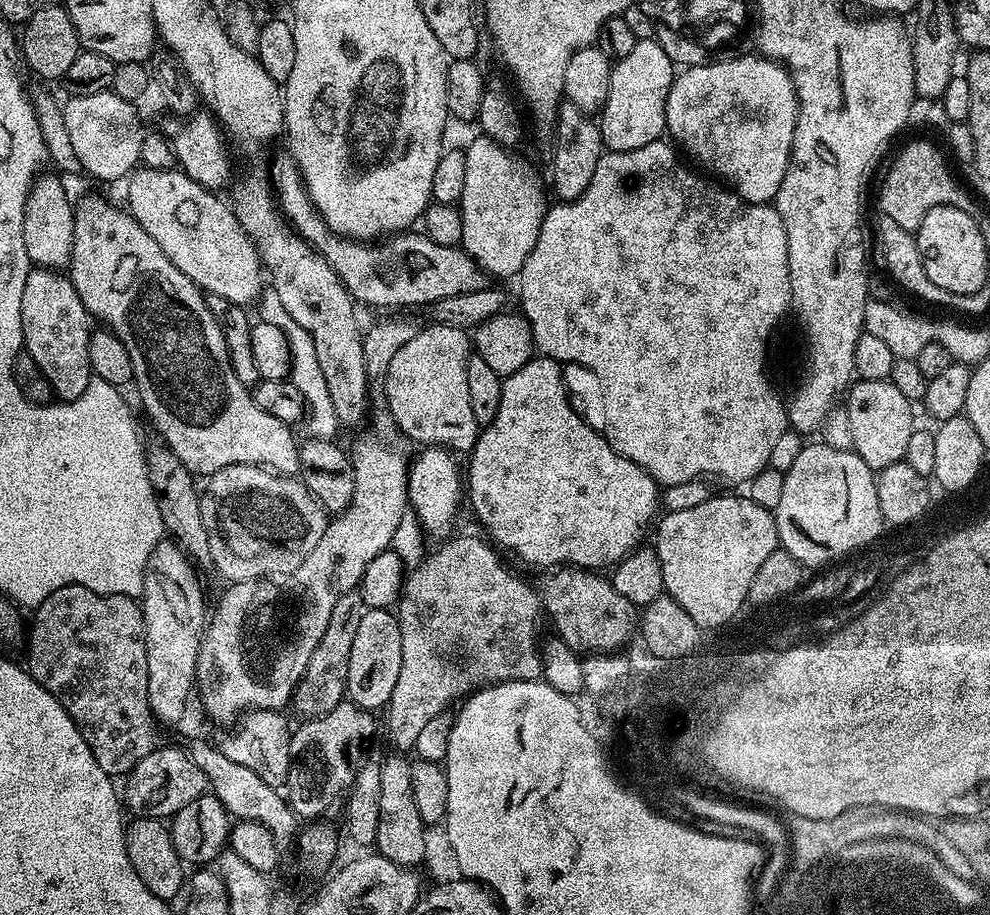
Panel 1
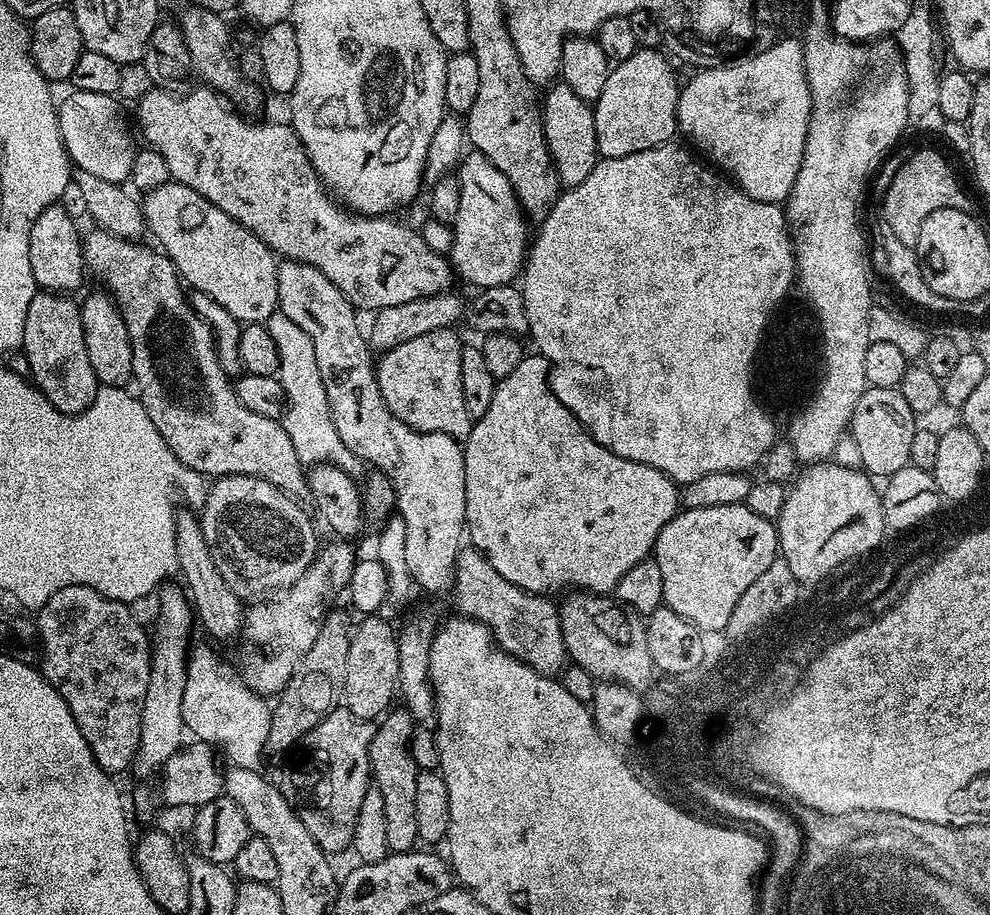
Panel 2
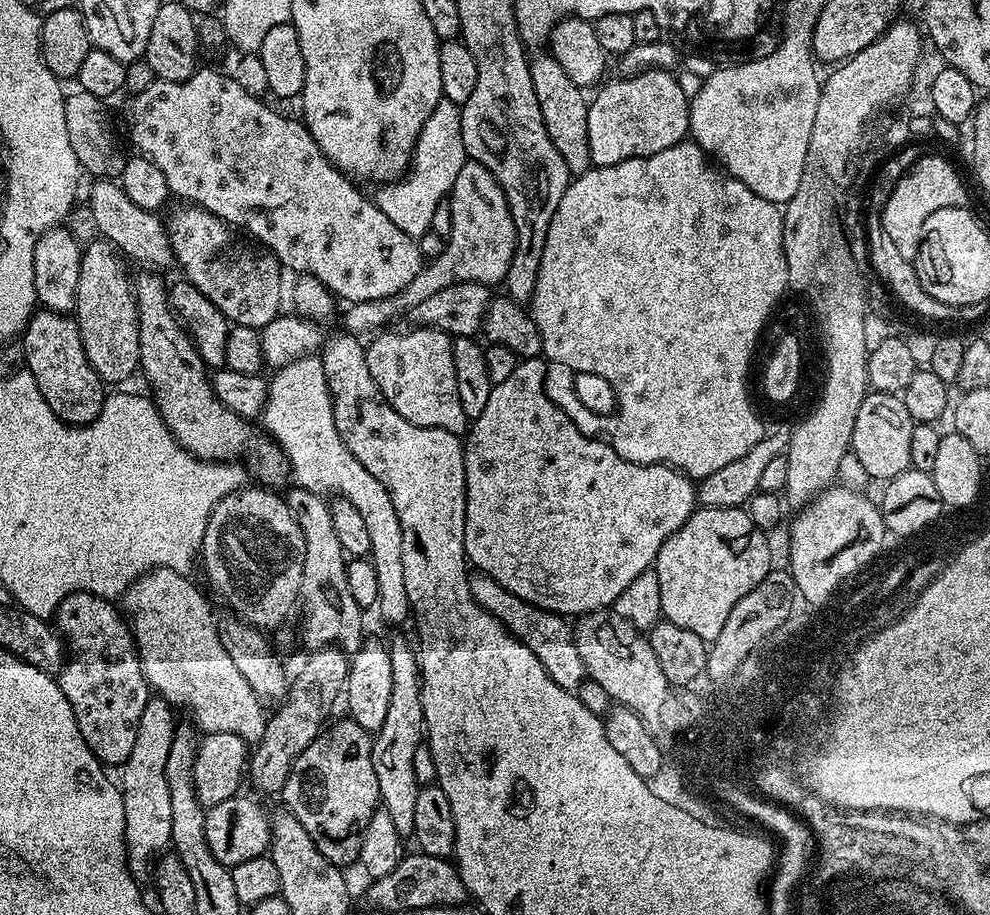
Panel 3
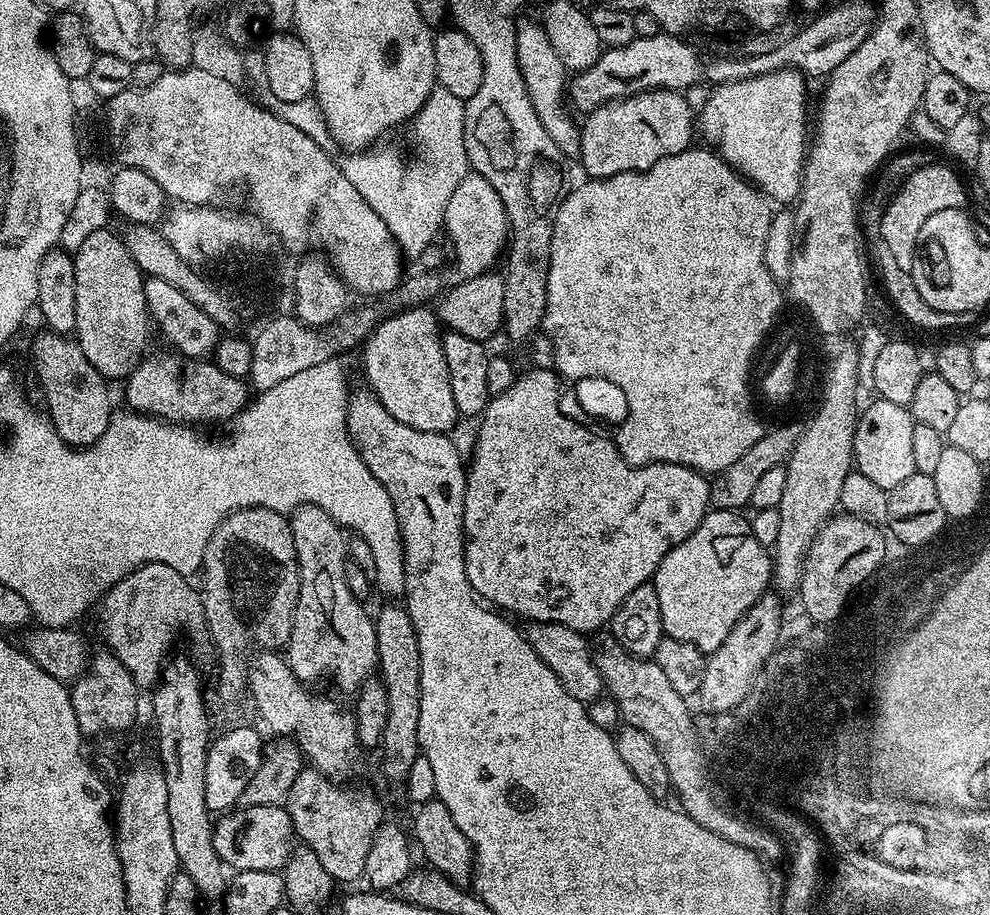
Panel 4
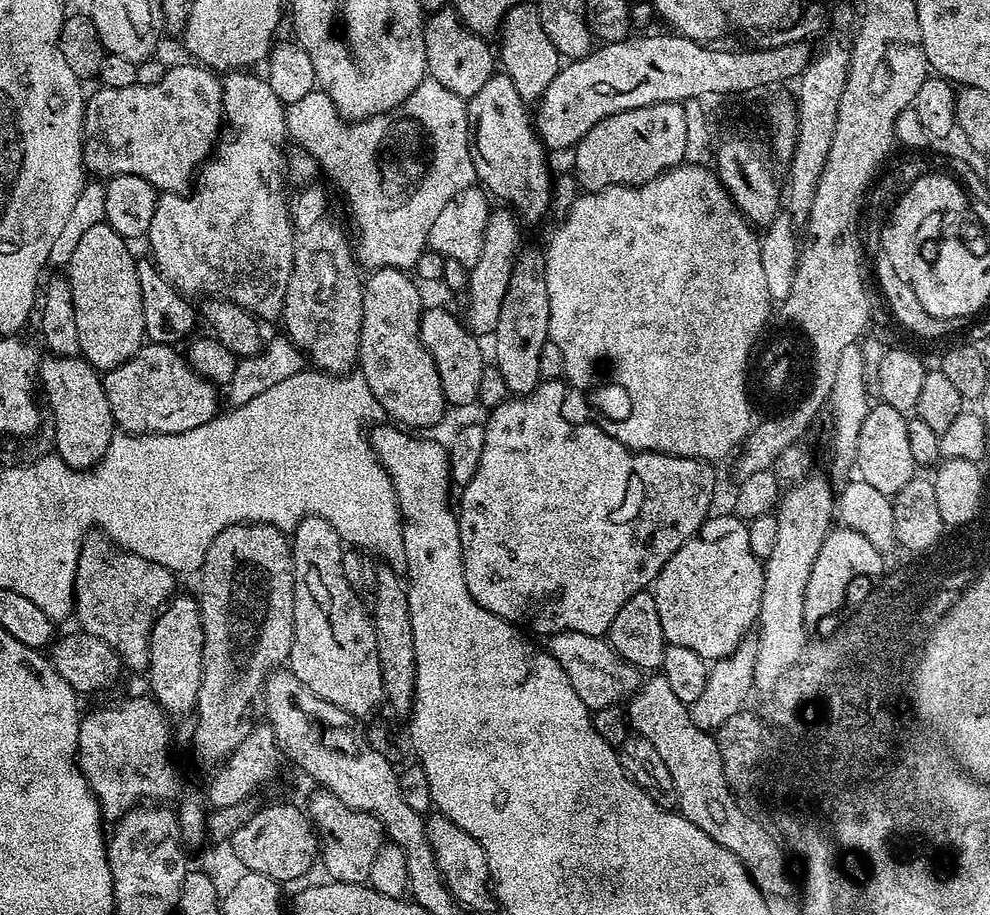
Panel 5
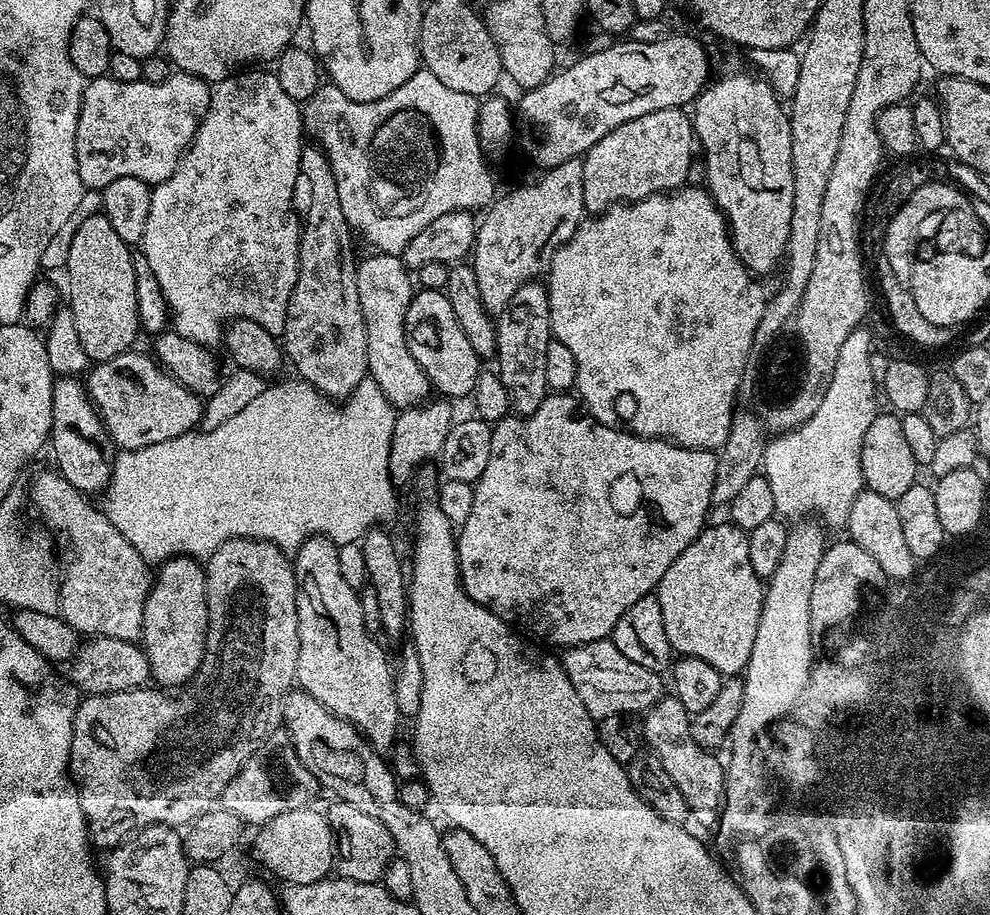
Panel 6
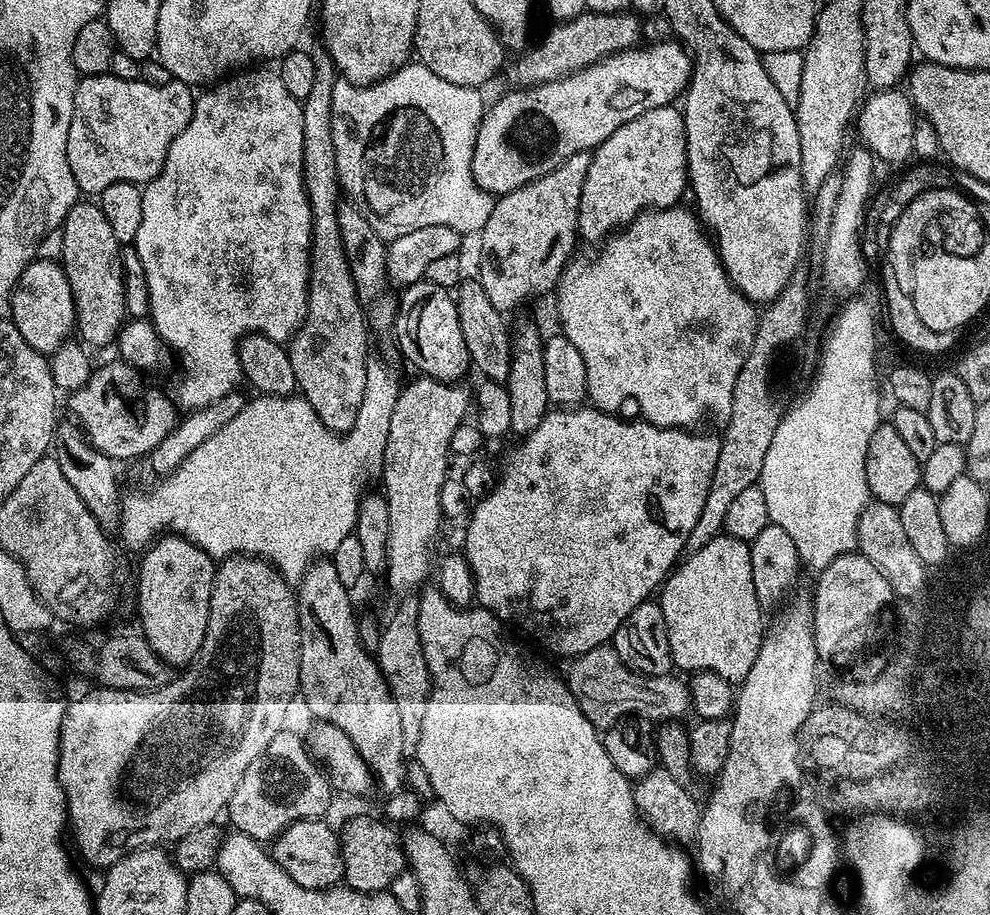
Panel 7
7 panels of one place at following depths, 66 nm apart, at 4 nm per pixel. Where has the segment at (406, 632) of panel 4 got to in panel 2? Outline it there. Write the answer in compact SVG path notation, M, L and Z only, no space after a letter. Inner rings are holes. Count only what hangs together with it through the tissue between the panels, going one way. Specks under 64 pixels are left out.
M396 706L379 721L374 738L370 742L370 762L372 763L371 779L374 787L382 794L386 810L386 842L389 849L396 854L413 851L420 840L418 814L414 810L414 793L418 786L416 759L412 756L410 739L414 734L413 716L407 709Z

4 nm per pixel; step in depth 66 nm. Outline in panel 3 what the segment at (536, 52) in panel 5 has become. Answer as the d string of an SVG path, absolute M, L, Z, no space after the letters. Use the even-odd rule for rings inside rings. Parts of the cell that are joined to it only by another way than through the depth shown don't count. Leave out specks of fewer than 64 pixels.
M551 54L533 55L530 67L534 94L538 94L538 106L542 110L542 122L546 122L546 134L550 134L554 142L554 150L562 154L562 162L566 162L569 173L587 172L593 167L593 163L590 158L590 138L586 134L589 101L585 93L578 86L574 86L574 82L570 82L566 70L558 66L558 62Z

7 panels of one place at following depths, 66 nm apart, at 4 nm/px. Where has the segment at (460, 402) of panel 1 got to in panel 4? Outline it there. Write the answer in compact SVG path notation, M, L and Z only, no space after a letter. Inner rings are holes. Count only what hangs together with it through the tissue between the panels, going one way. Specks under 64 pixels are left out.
M405 307L380 320L362 344L364 376L367 387L398 422L406 422L414 430L448 434L458 421L458 413L450 391L446 354L442 354L442 328L437 313L430 309Z

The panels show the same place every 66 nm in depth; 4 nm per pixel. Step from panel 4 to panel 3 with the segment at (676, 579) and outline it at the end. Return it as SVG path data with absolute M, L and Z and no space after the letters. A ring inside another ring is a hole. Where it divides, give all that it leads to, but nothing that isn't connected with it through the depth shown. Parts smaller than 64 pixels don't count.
M697 507L696 511L692 513L692 517L674 535L666 538L662 550L658 550L656 555L654 567L658 574L658 586L662 589L663 619L674 622L674 626L680 626L682 630L690 630L690 634L698 634L698 638L702 638L705 642L718 638L718 634L722 634L722 626L726 626L726 618L730 618L730 610L734 610L734 606L738 606L738 602L742 598L746 598L746 594L750 594L750 590L754 590L754 586L758 586L758 582L762 582L762 578L766 578L768 572L773 571L772 548L764 536L767 536L765 529L754 526L754 522L749 518L744 508Z

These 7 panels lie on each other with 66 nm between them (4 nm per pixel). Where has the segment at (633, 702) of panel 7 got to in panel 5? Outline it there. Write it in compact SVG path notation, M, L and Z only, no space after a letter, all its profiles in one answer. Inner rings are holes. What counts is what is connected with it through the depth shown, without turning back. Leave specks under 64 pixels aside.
M555 632L547 637L546 650L556 659L558 666L566 670L570 686L574 686L578 698L582 698L584 705L592 712L627 701L641 687L641 673L633 664L627 664L607 639L577 632Z

